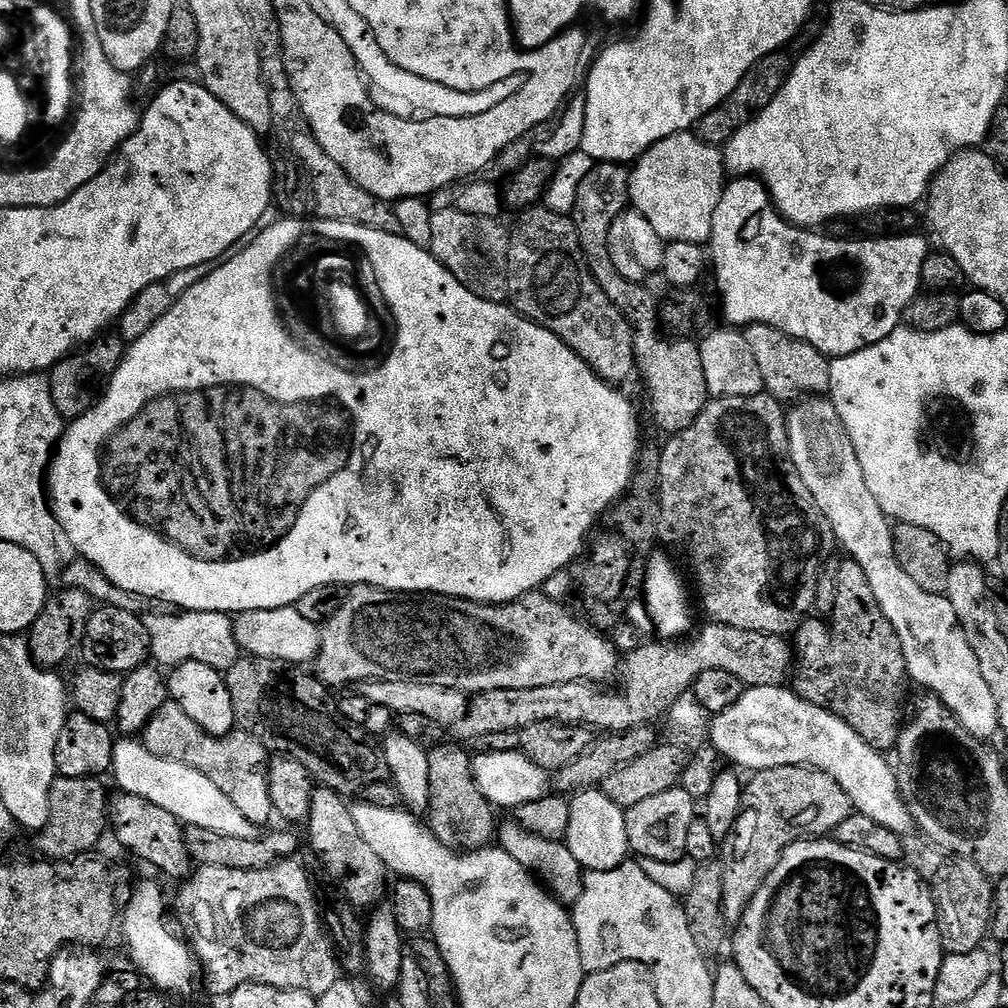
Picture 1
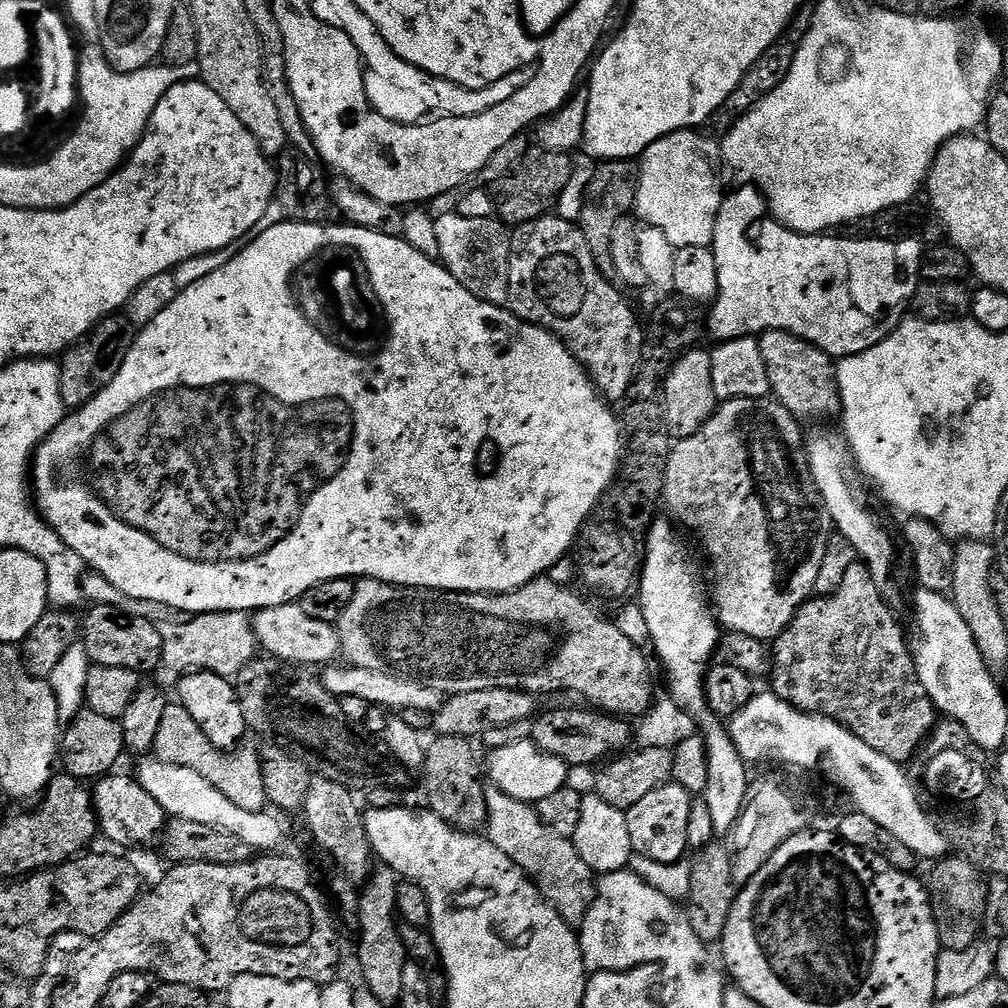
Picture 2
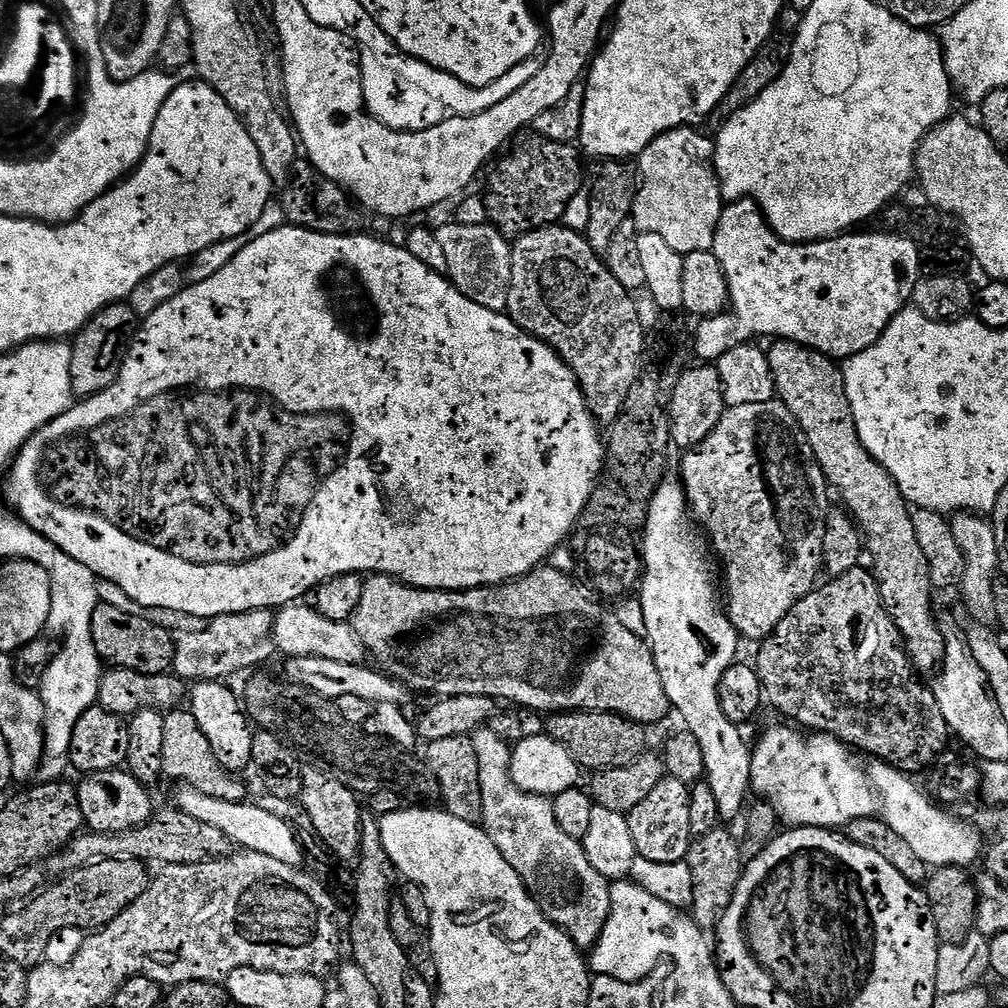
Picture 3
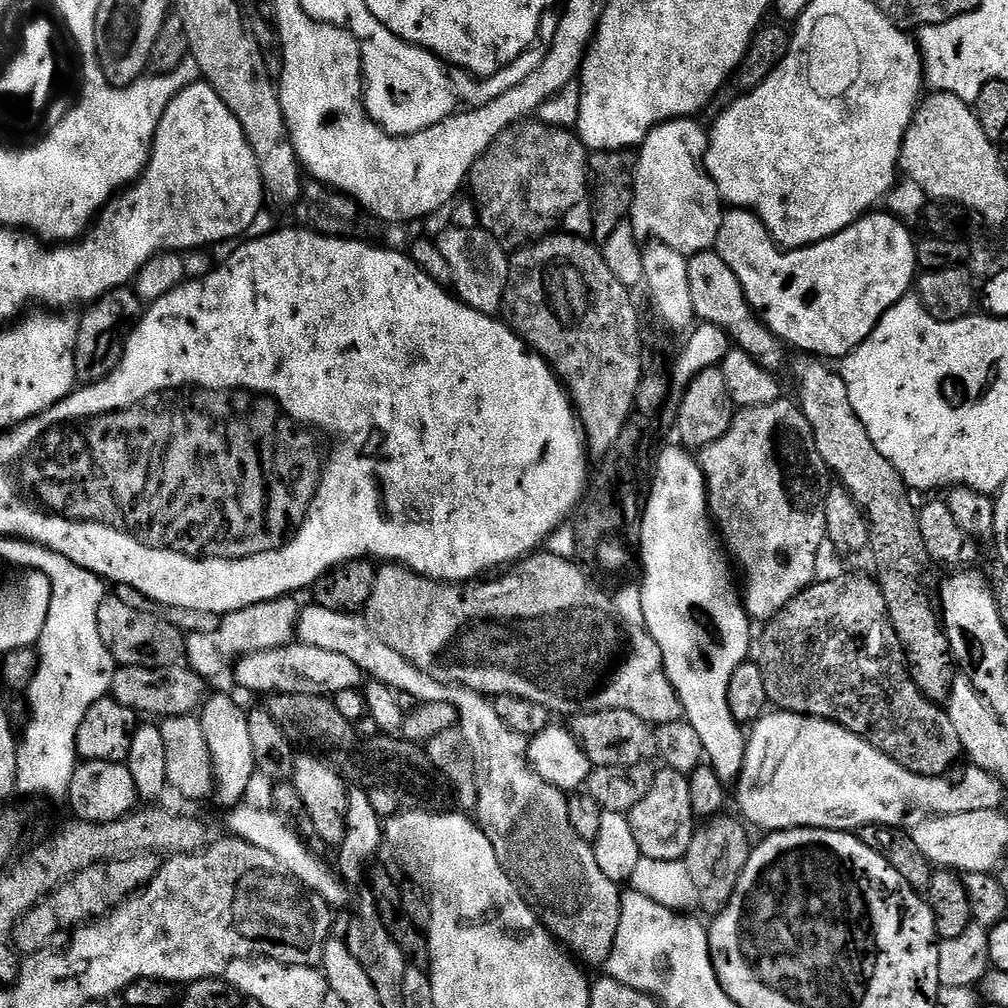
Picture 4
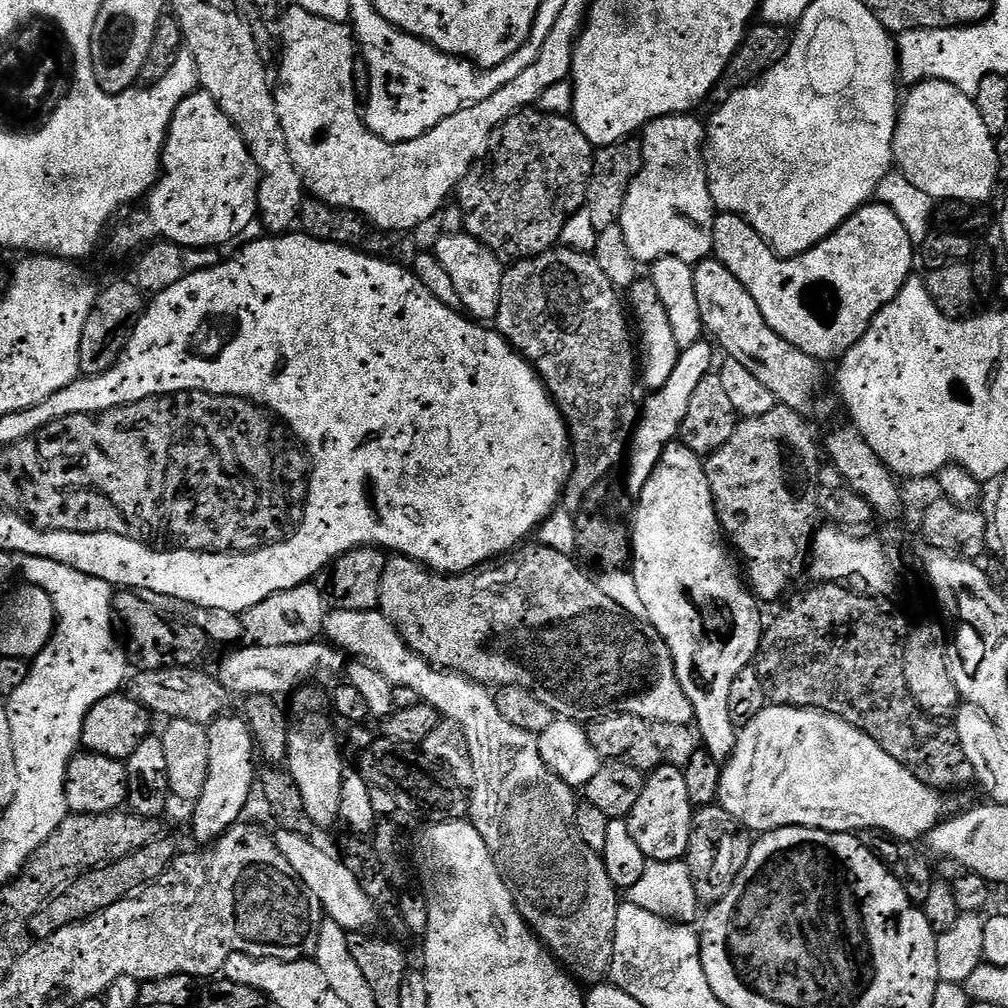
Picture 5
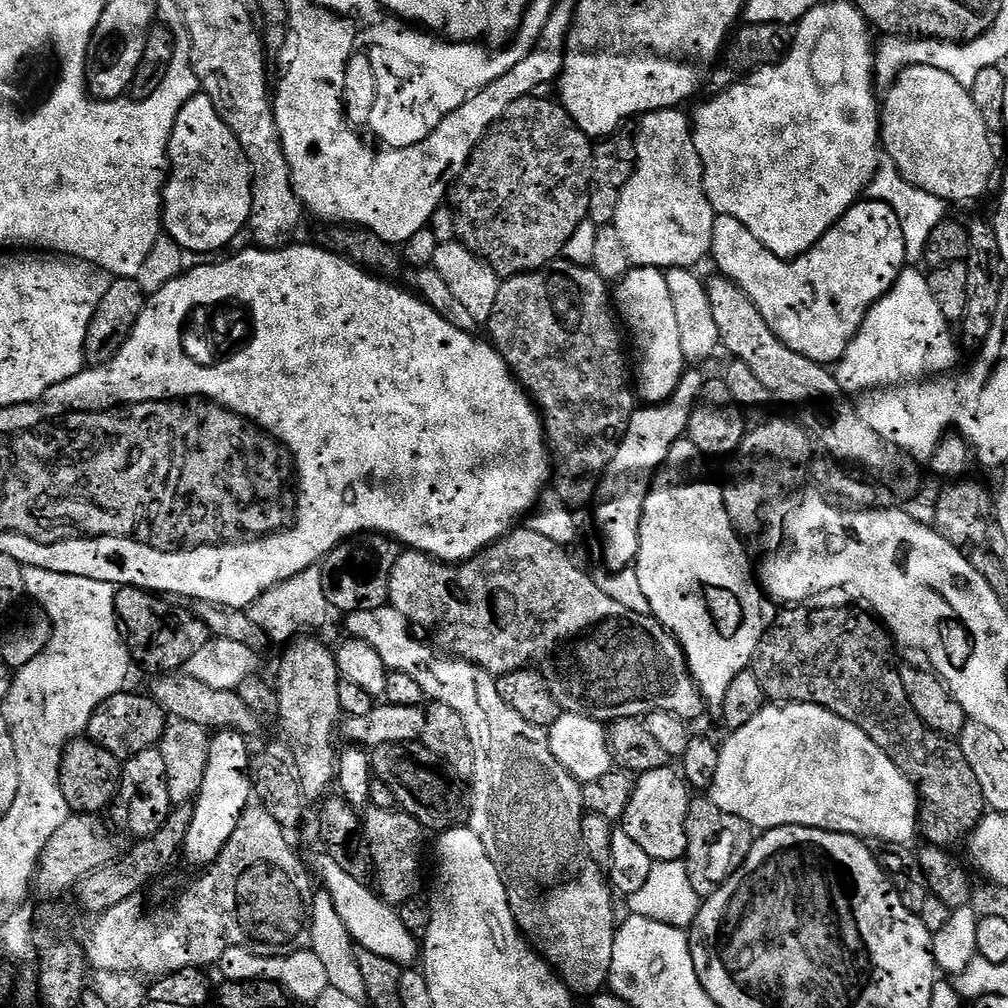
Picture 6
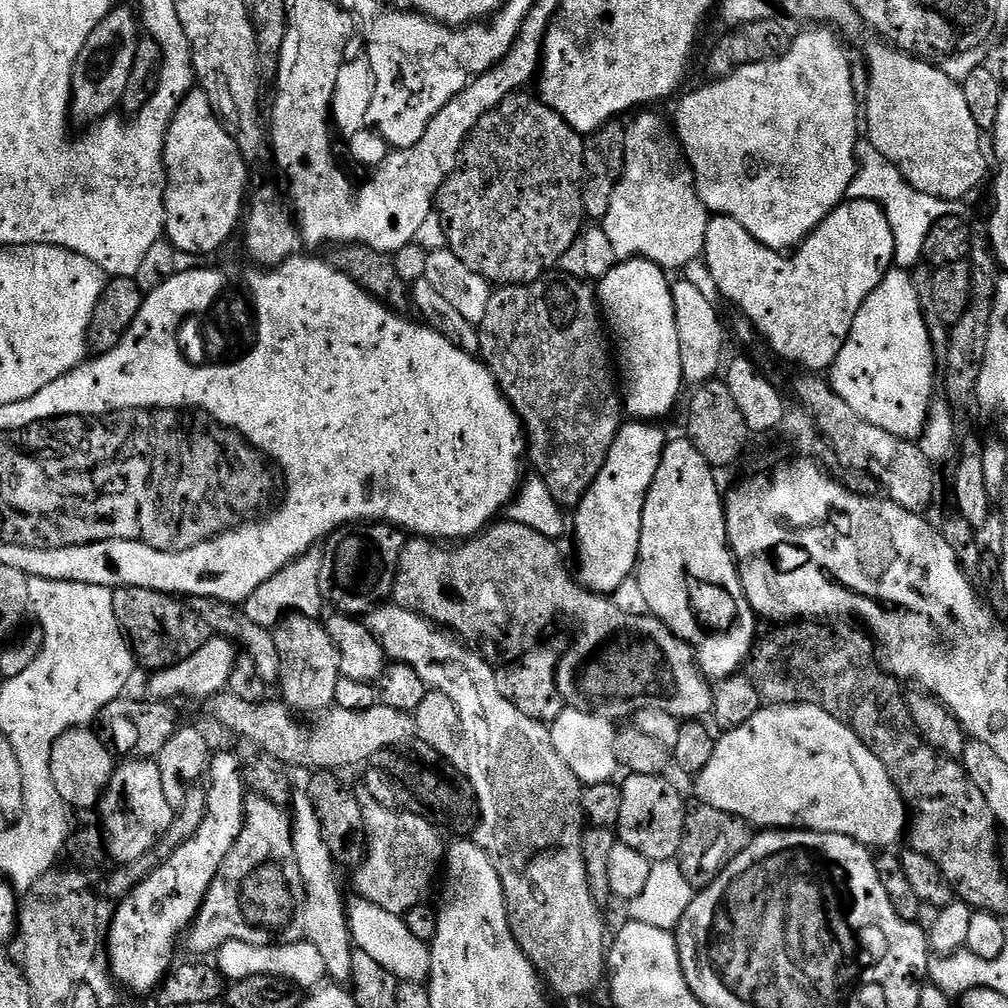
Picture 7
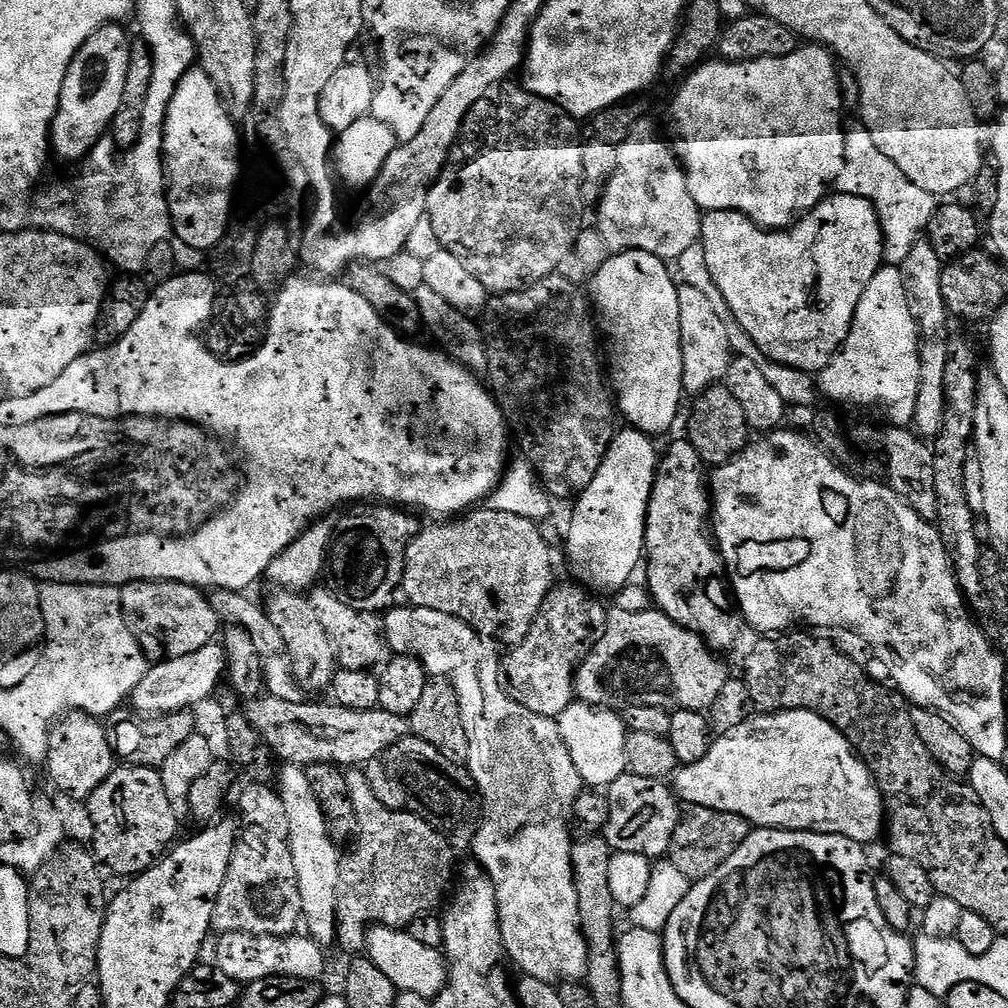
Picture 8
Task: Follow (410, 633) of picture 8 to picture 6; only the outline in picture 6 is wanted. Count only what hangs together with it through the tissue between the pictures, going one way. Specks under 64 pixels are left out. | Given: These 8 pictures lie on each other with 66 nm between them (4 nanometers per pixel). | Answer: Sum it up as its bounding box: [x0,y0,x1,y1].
[343,606,617,998]

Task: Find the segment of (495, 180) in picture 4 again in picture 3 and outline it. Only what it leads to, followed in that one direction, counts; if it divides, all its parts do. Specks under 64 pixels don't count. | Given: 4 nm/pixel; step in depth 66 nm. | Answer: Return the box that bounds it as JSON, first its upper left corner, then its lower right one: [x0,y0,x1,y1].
[488,134,586,238]

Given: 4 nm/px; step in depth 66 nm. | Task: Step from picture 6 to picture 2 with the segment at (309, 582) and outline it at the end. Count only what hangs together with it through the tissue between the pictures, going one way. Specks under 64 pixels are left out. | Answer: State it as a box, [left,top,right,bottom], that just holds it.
[160,612,258,678]

